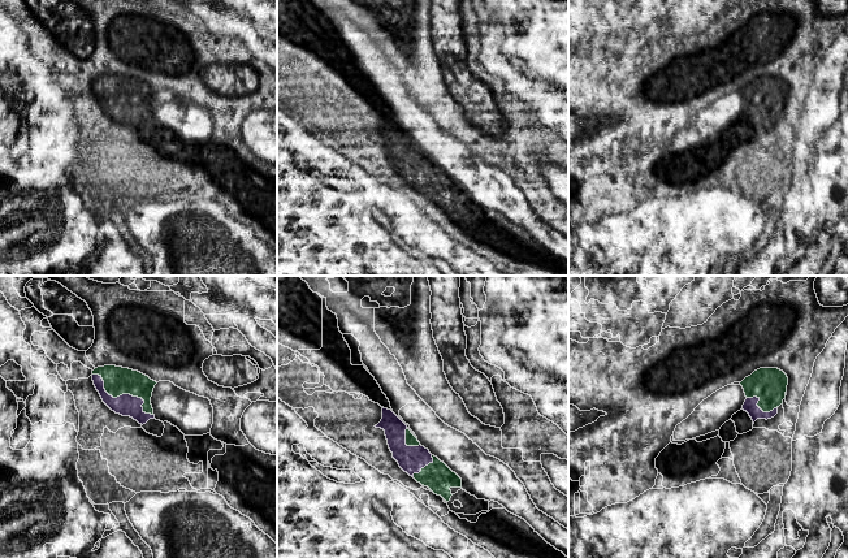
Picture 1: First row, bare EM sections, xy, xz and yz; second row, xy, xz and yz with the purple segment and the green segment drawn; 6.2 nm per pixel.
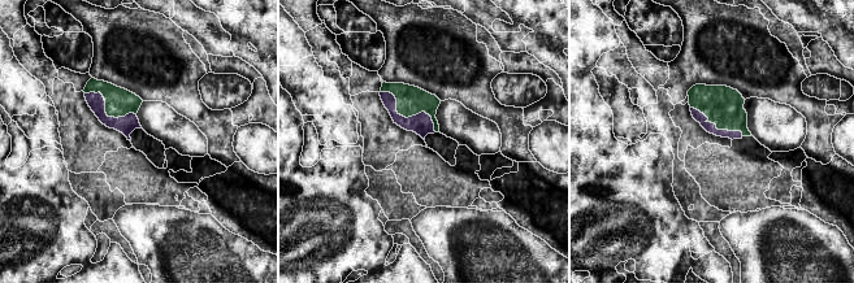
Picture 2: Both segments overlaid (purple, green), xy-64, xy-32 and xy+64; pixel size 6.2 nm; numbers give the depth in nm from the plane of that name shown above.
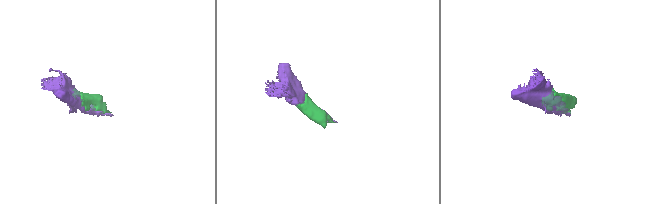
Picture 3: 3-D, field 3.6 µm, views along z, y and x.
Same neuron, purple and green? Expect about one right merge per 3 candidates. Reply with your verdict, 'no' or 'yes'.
yes

